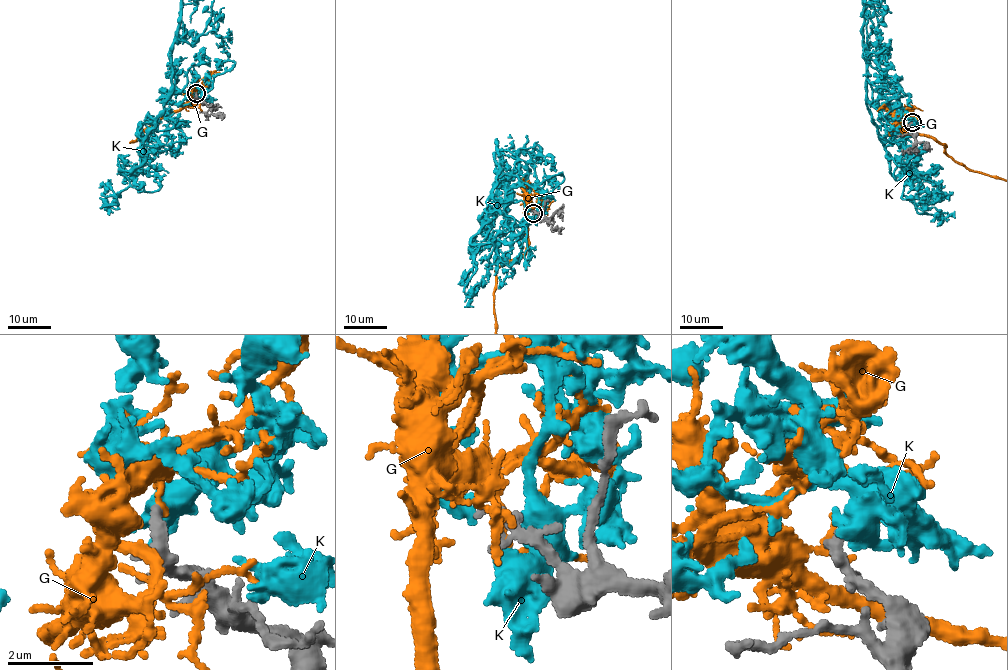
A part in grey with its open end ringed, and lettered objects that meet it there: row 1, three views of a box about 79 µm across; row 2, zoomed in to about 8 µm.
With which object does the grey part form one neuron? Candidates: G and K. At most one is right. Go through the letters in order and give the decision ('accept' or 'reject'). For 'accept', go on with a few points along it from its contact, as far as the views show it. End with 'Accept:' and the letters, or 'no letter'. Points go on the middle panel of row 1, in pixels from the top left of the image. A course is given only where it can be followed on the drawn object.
G: reject
K: accept
Accept: K

